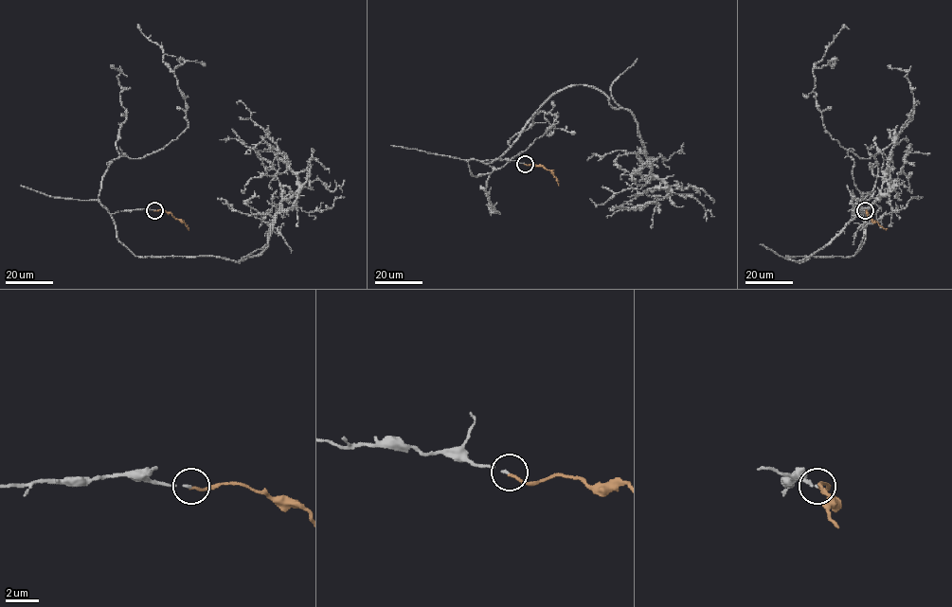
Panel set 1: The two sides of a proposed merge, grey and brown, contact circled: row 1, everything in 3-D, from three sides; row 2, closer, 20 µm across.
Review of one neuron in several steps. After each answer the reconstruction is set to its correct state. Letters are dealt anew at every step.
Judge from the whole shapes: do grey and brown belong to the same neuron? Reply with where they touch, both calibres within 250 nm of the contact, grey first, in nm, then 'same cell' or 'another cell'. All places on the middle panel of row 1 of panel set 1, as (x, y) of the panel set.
at (525, 164); 130 nm thick on the grey side, 150 nm on the other; same cell

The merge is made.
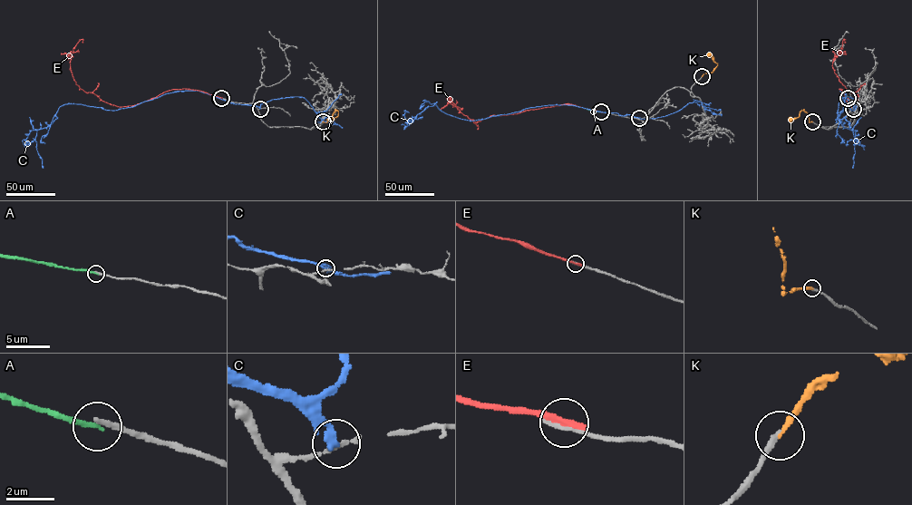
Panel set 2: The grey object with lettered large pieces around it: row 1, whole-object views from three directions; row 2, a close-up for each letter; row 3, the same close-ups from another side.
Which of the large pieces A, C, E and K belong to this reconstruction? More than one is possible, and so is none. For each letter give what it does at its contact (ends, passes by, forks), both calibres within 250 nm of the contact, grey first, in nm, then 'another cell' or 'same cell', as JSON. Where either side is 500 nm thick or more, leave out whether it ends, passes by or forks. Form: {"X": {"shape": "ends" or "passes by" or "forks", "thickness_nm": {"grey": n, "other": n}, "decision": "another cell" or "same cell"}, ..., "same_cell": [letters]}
{"A": {"shape": "ends", "thickness_nm": {"grey": 220, "other": 190}, "decision": "another cell"}, "C": {"shape": "ends", "thickness_nm": {"grey": 240, "other": 280}, "decision": "another cell"}, "E": {"shape": "ends", "thickness_nm": {"grey": 280, "other": 280}, "decision": "another cell"}, "K": {"shape": "ends", "thickness_nm": {"grey": 240, "other": 240}, "decision": "same cell"}, "same_cell": ["K"]}

